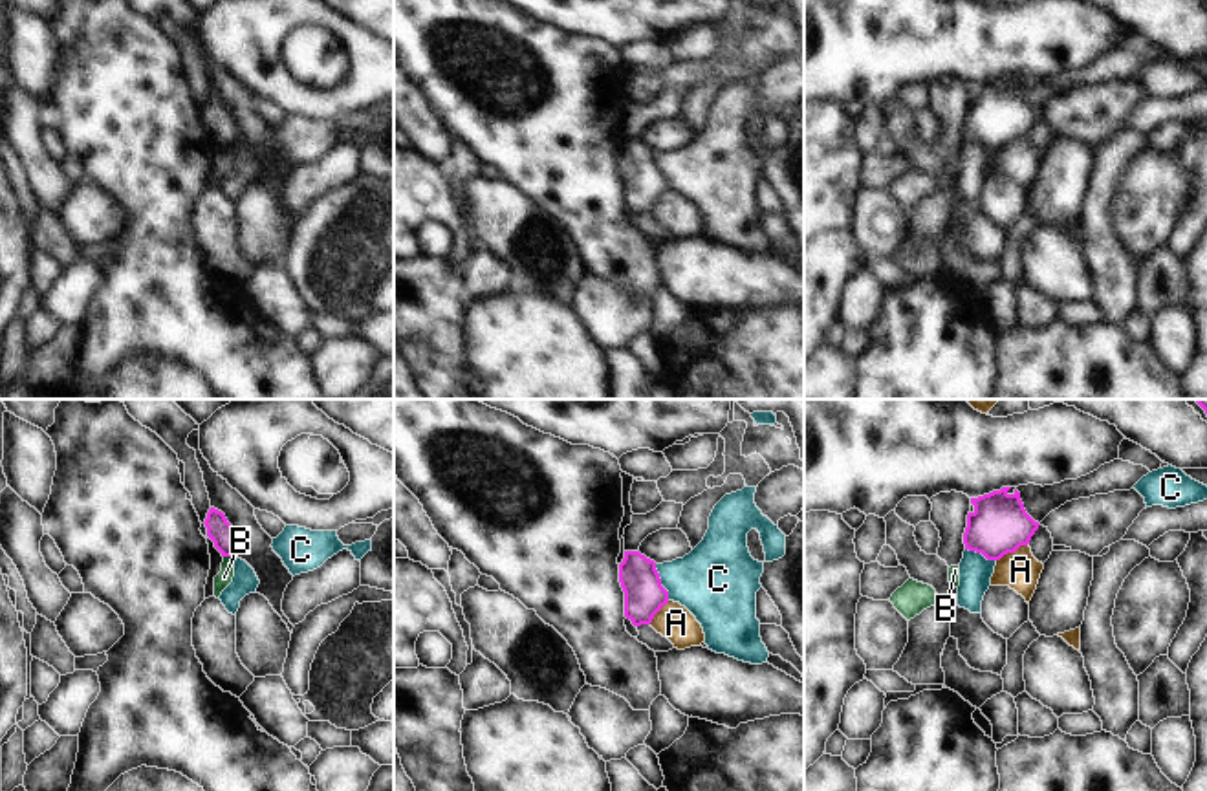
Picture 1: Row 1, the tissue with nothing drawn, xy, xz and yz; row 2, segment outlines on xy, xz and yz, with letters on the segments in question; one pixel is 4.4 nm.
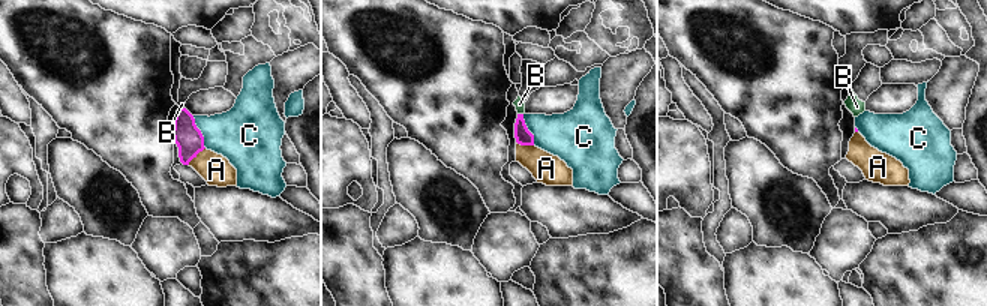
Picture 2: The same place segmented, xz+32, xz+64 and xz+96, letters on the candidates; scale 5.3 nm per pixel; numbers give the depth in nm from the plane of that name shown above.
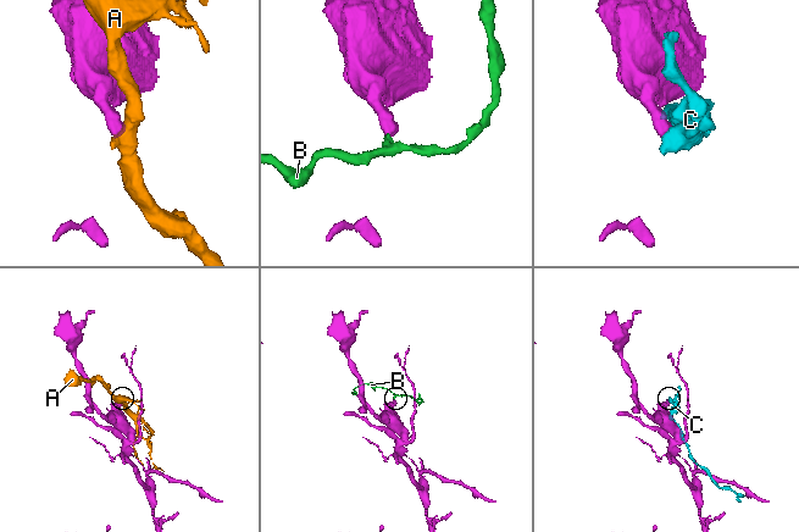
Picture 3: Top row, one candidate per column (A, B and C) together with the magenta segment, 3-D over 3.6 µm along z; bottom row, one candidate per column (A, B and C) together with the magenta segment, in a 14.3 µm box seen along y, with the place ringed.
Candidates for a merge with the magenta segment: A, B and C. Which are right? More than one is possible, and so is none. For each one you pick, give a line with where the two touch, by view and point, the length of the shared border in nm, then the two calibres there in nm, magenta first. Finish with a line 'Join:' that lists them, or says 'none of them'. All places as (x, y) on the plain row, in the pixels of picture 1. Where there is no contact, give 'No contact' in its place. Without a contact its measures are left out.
Join: none of them.

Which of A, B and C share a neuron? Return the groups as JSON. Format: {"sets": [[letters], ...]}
{"sets": [["A"], ["B"], ["C"]]}

